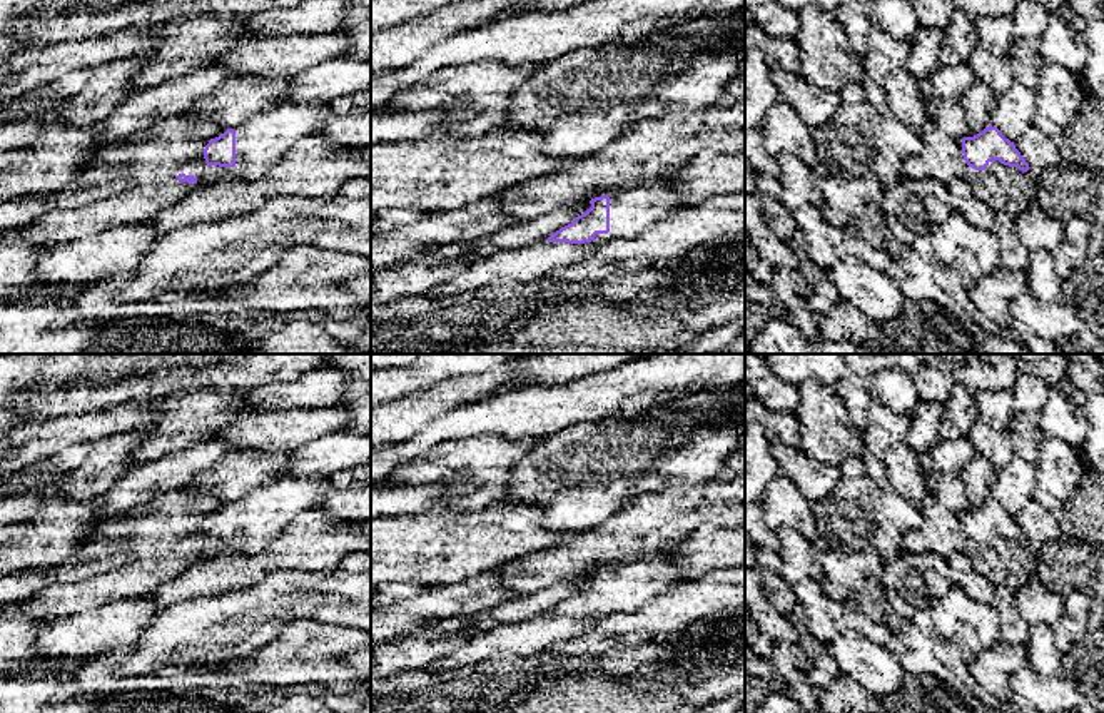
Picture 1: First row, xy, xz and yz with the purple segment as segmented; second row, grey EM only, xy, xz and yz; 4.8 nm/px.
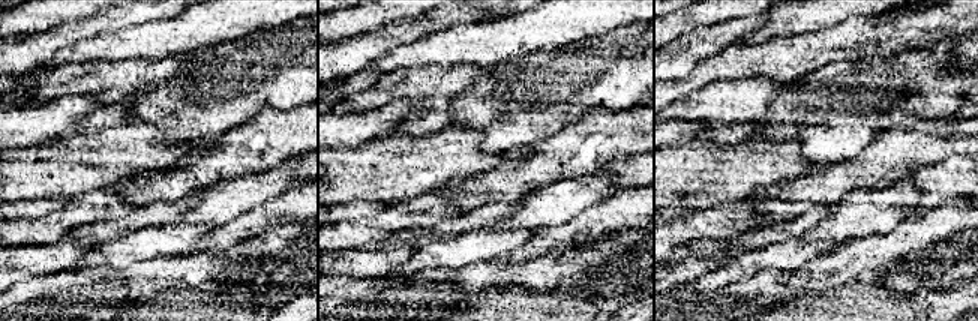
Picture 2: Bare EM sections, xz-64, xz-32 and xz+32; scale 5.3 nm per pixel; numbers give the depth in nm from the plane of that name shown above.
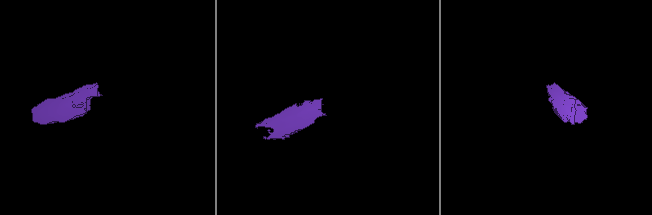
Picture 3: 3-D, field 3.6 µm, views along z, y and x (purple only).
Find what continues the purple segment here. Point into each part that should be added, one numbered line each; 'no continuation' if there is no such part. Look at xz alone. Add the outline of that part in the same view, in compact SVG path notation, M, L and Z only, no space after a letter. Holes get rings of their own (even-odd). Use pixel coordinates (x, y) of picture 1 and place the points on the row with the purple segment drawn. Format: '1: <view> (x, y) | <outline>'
1: xz (632, 211) | M665 179L650 184L638 184L626 190L601 190L595 197L601 195L611 199L610 232L595 235L595 240L601 242L636 237L675 210L680 199L680 192Z

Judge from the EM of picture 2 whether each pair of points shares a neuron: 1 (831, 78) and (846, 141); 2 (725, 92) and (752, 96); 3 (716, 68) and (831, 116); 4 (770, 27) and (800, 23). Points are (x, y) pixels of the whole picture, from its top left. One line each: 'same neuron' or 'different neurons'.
1: same neuron
2: same neuron
3: different neurons
4: same neuron

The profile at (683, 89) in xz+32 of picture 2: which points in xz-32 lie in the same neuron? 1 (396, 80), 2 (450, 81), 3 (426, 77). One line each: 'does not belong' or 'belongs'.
1: does not belong
2: does not belong
3: does not belong

